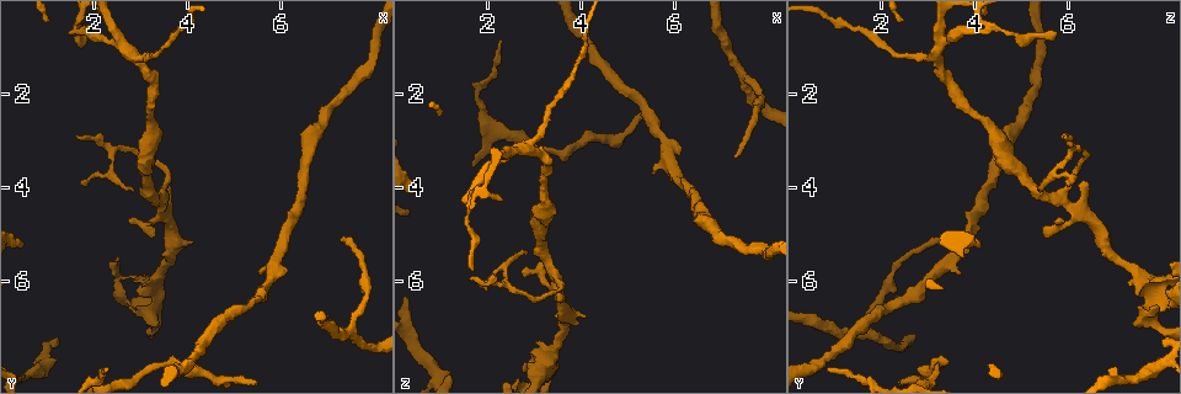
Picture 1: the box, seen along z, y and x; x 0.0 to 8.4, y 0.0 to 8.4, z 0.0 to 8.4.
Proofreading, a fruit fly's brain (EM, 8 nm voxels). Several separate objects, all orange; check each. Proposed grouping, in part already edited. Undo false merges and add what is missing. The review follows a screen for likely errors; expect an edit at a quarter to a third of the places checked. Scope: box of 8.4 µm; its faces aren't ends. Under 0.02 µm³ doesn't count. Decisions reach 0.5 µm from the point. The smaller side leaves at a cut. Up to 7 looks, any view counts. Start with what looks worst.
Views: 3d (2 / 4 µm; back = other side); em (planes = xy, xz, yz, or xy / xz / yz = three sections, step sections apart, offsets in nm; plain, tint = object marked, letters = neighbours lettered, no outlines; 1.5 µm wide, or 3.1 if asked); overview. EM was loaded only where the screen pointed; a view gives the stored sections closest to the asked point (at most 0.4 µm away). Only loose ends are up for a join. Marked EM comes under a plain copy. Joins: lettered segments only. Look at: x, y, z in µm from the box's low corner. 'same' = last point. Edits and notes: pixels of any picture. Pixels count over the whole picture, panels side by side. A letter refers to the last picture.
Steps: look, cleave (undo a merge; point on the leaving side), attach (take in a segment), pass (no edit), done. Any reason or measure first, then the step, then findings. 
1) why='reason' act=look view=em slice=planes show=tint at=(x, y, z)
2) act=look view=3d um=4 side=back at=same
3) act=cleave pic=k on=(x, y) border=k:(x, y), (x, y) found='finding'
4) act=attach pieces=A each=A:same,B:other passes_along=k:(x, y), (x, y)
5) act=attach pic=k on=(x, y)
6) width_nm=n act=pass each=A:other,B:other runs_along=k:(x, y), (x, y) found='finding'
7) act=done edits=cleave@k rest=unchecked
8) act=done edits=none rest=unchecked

why='long arm stops here' act=look view=3d um=4 at=(7.30, 5.10, 3.30)

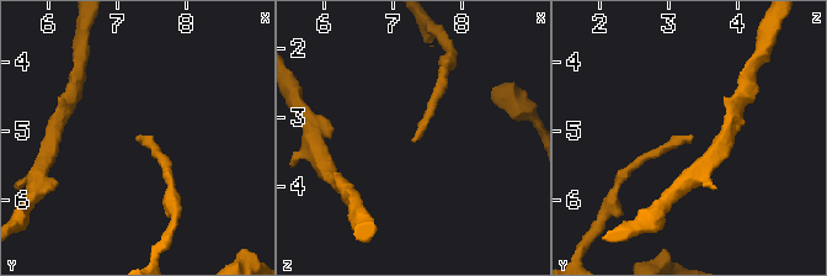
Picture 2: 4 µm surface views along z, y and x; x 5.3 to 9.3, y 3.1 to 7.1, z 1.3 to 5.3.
why='now the EM' act=look view=em slice=planes show=letters at=(7.30, 5.10, 3.35)

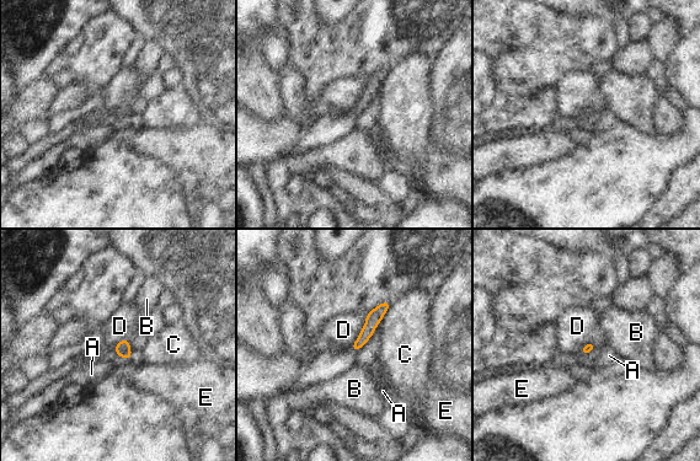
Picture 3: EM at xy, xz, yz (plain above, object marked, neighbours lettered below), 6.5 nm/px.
act=pass each=A:other,B:other,C:other,D:other,E:other runs_along=3:(385, 305), (374, 316), (356, 347) found='none of them fits'

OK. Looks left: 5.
why='thin end' act=look view=3d um=2 at=(1.70, 0.75, 5.70)

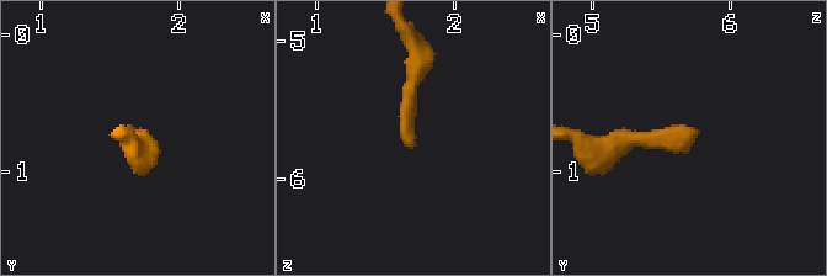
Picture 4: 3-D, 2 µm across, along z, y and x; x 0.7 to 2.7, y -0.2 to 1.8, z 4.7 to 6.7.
act=look view=em slice=yz step=4 show=letters at=(1.72, 0.78, 5.74)

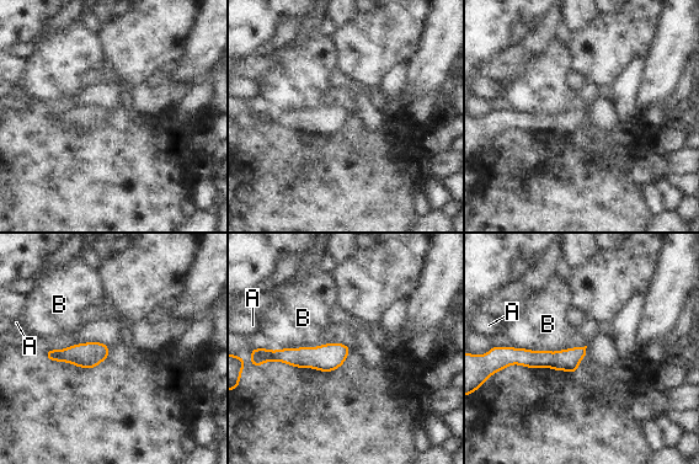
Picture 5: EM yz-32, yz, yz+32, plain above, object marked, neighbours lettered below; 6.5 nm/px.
act=look view=em slice=xy step=4 show=letters at=same

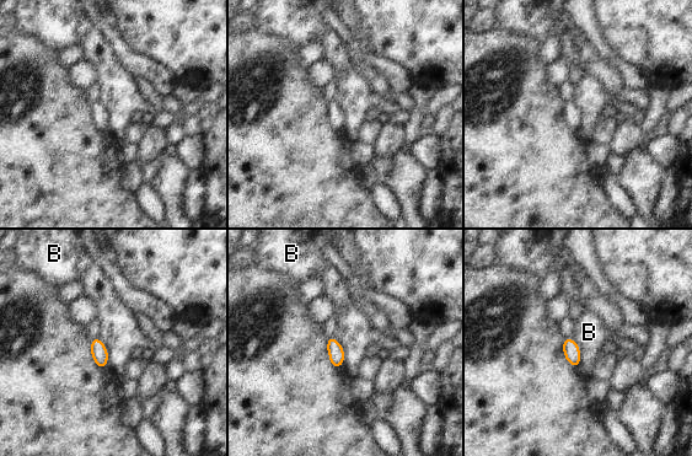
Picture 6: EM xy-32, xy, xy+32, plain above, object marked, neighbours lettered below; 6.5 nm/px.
act=pass each=B:other border=6:(97, 337), (107, 350), (106, 366) found='none of them fits'

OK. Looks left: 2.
why='touches itself' act=look view=em slice=planes show=letters at=(2.70, 3.20, 6.25)

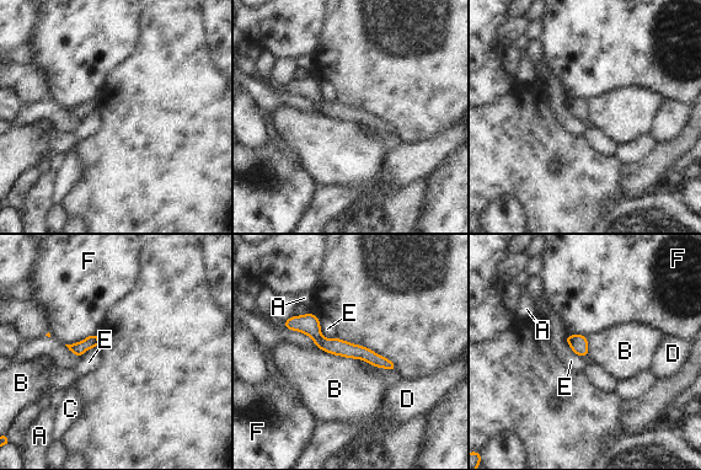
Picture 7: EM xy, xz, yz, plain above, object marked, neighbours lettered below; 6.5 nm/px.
act=pass each=A:other,B:other,C:other,D:other,E:other,F:other border=7:(316, 347), (333, 354), (360, 359) found='all the same cell'

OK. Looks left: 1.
act=done edits=none rest=unchecked

